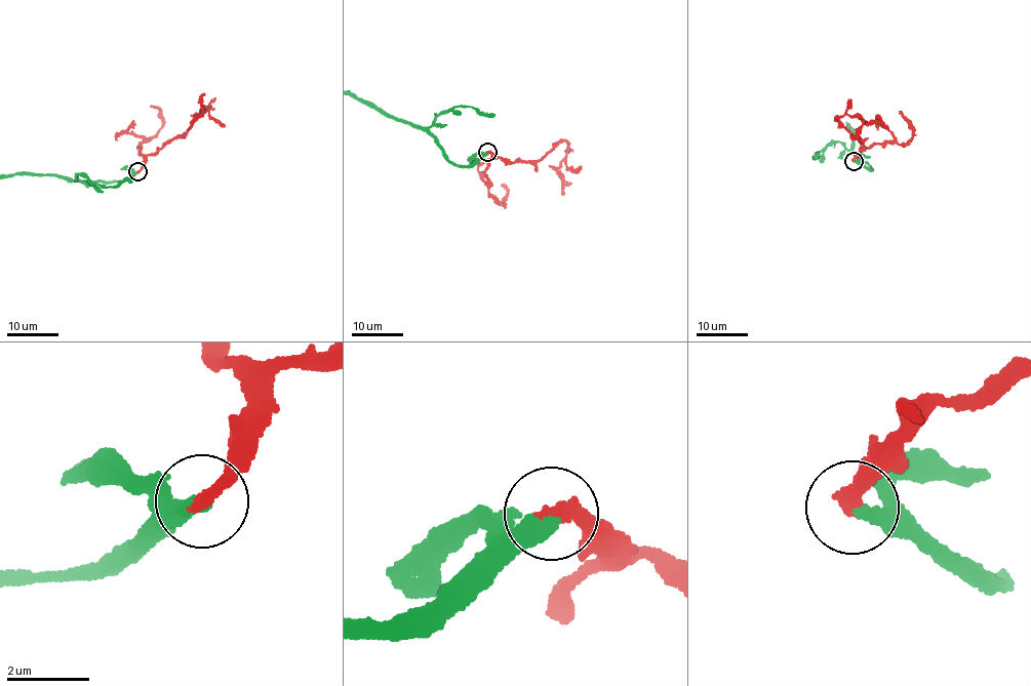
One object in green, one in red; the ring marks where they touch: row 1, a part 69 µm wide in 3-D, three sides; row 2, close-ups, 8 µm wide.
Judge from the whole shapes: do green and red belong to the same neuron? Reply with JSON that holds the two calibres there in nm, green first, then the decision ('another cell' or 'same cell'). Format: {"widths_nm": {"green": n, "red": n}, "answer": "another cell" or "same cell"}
{"widths_nm": {"green": 400, "red": 360}, "answer": "same cell"}

